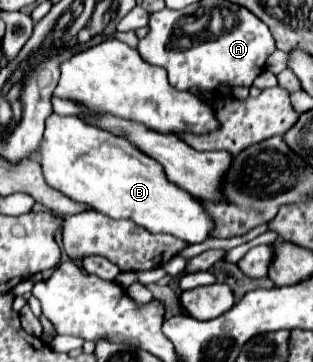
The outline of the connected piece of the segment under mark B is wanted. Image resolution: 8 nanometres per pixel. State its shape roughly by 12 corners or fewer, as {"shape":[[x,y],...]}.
{"shape":[[80,118],[46,120],[52,188],[188,244],[216,228],[158,162]]}

